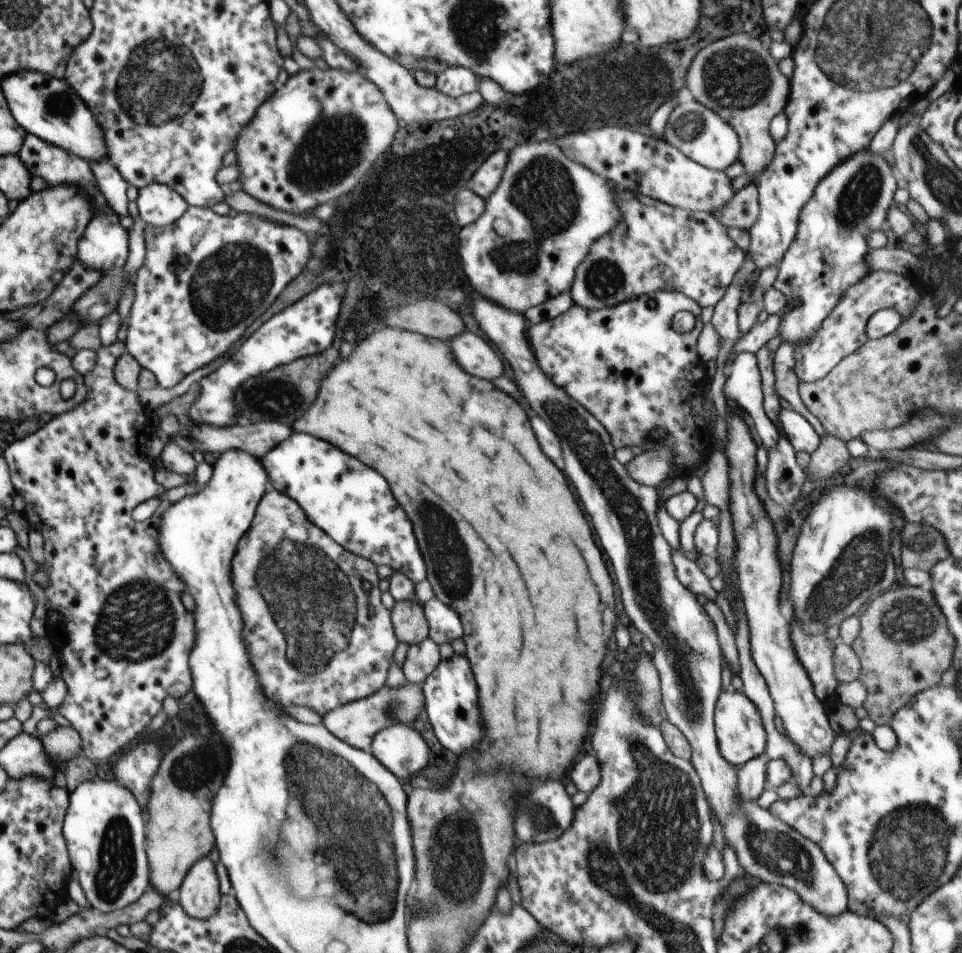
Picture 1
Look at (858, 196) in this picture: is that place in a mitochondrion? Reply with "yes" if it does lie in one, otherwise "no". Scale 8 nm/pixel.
yes

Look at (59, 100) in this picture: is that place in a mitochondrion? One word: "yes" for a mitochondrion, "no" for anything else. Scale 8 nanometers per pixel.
yes

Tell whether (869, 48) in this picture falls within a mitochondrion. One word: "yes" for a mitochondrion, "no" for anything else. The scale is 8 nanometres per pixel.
yes

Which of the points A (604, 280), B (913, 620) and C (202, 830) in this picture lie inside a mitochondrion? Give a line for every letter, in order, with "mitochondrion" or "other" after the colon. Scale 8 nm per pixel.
A: mitochondrion
B: mitochondrion
C: other

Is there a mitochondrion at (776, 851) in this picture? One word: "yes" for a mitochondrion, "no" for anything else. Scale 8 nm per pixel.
yes

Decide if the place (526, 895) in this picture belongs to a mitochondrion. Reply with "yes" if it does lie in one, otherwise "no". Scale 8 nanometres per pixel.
no

